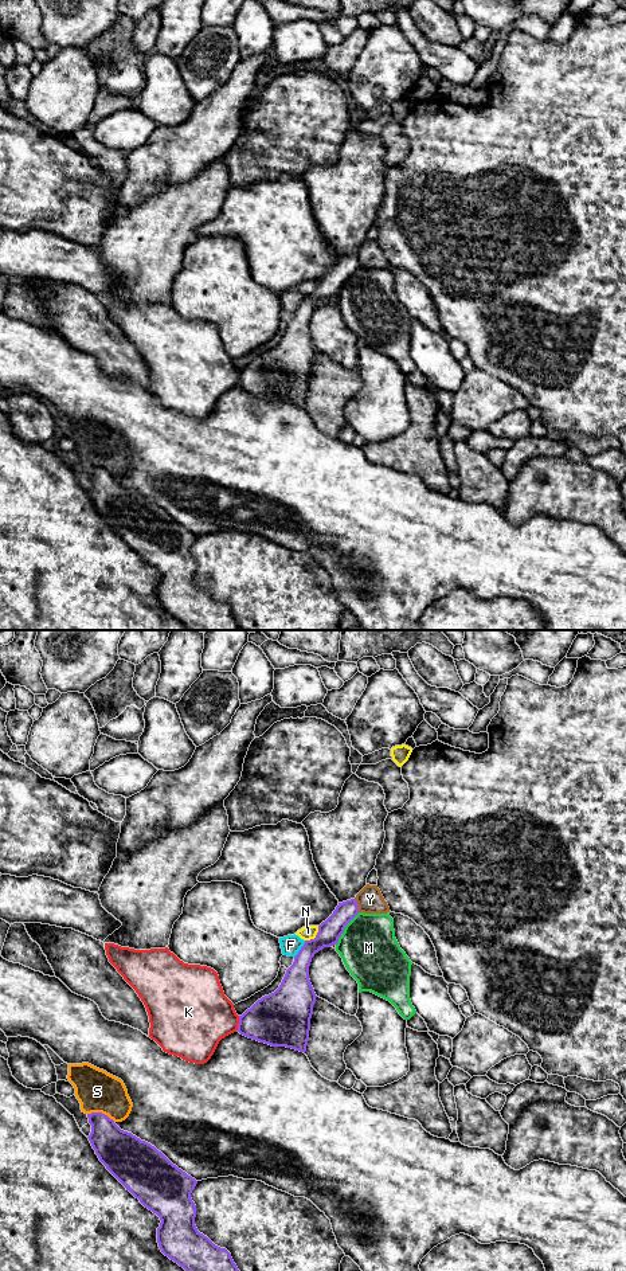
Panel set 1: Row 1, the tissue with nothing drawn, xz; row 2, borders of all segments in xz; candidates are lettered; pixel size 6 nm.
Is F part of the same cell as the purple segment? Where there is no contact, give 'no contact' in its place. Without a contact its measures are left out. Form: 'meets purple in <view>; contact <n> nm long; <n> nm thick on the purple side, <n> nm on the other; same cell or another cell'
meets purple in xz; contact 120 nm long; 190 nm thick on the purple side, 120 nm on the other; another cell

